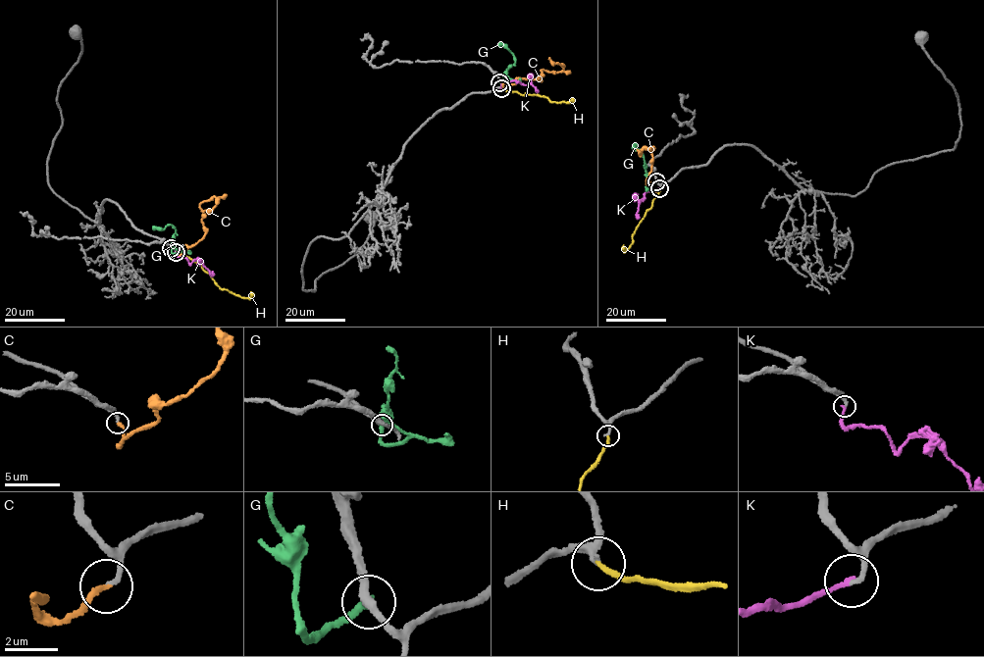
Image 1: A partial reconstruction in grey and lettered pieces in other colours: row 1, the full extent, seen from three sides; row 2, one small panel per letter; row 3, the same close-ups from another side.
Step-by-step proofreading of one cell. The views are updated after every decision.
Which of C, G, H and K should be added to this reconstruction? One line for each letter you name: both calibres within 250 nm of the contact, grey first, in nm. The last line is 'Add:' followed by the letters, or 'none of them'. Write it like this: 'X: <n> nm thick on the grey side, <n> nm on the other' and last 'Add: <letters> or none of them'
C: 170 nm thick on the grey side, 200 nm on the other
Add: C

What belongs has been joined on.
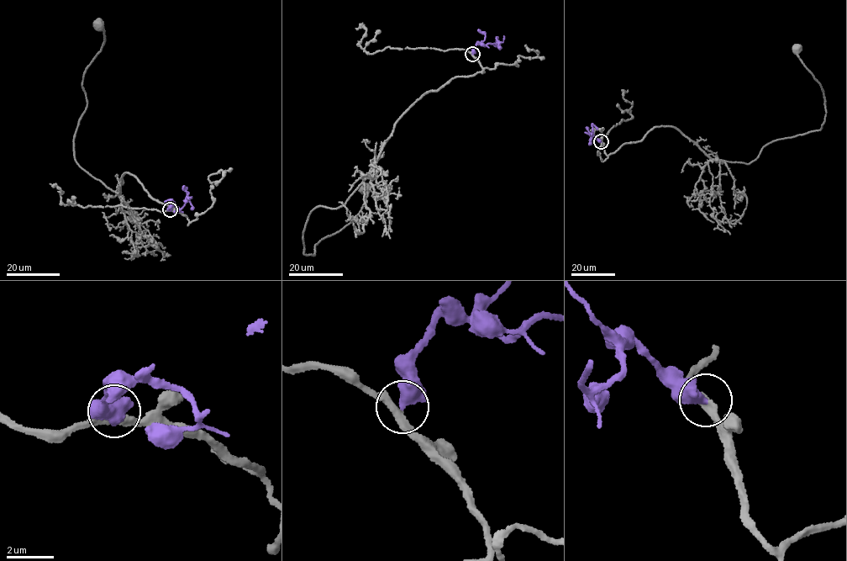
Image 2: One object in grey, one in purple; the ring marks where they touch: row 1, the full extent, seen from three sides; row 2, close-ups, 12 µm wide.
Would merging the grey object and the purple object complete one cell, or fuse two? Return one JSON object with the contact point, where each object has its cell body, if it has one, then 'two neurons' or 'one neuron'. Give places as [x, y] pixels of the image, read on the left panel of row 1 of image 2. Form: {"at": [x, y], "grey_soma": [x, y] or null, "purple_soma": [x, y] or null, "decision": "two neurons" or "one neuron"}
{"at": [170, 209], "grey_soma": [98, 24], "purple_soma": null, "decision": "one neuron"}

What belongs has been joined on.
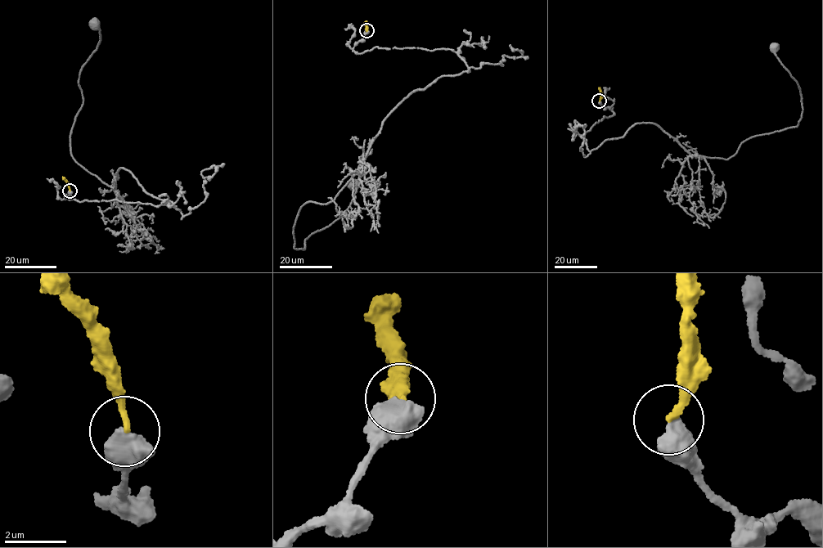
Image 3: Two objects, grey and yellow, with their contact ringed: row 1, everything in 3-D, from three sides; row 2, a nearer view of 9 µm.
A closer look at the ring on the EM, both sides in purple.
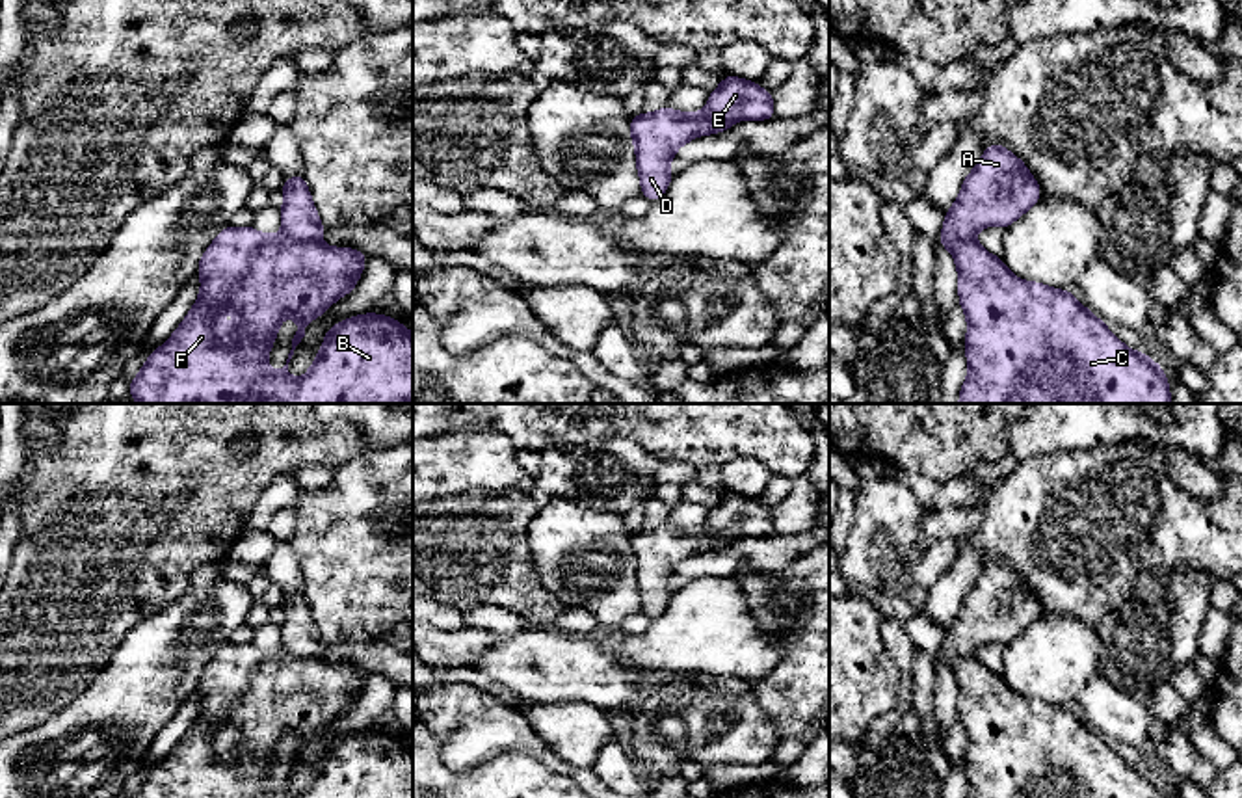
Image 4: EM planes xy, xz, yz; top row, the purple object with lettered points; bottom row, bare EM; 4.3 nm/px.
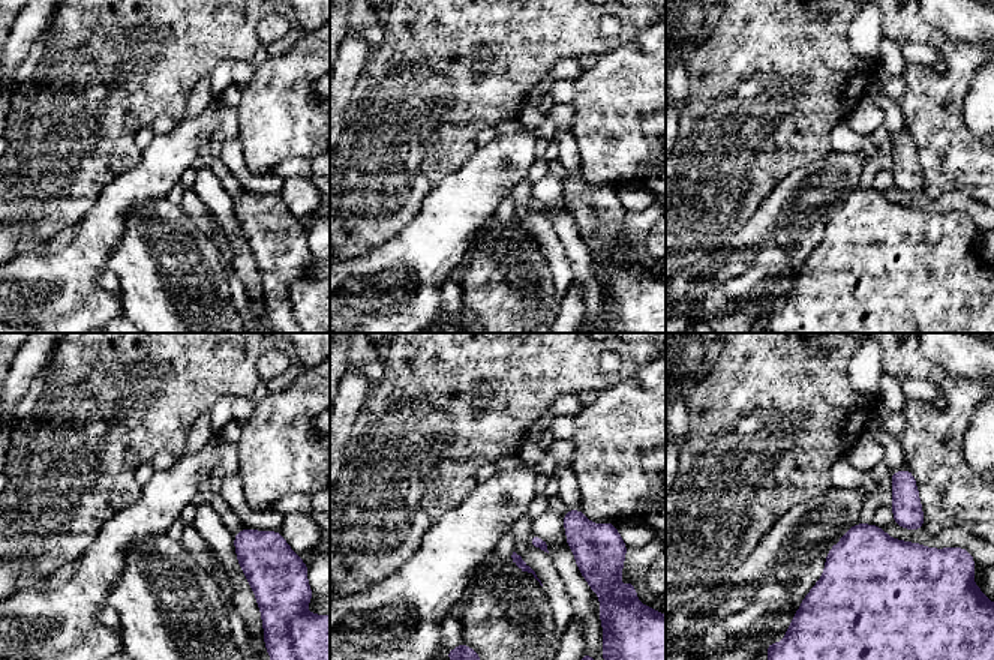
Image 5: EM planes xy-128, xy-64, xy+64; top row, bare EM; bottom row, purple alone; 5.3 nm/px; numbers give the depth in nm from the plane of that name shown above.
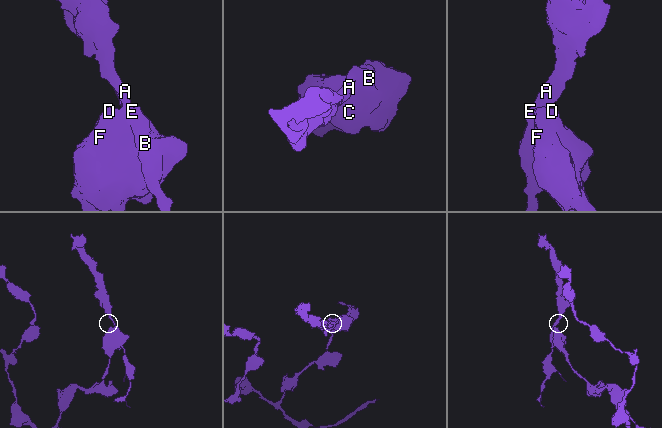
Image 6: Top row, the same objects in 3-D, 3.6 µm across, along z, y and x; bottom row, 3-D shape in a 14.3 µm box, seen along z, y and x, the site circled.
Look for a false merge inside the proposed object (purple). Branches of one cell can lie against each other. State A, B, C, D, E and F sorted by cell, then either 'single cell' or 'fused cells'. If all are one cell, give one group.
A E / B C D F; fused cells

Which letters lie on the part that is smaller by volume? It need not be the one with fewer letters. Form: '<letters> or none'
A, E

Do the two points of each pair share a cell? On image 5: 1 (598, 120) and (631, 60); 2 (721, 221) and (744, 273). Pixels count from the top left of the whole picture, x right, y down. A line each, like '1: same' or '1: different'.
1: same
2: different

